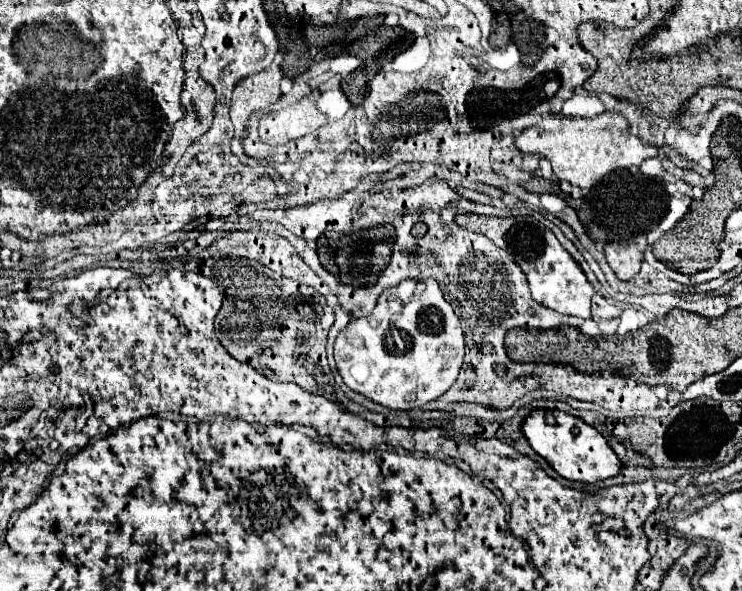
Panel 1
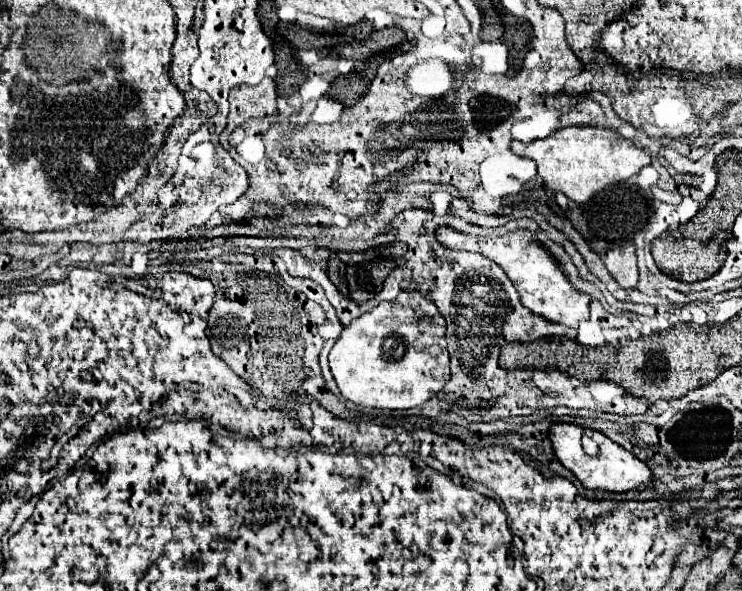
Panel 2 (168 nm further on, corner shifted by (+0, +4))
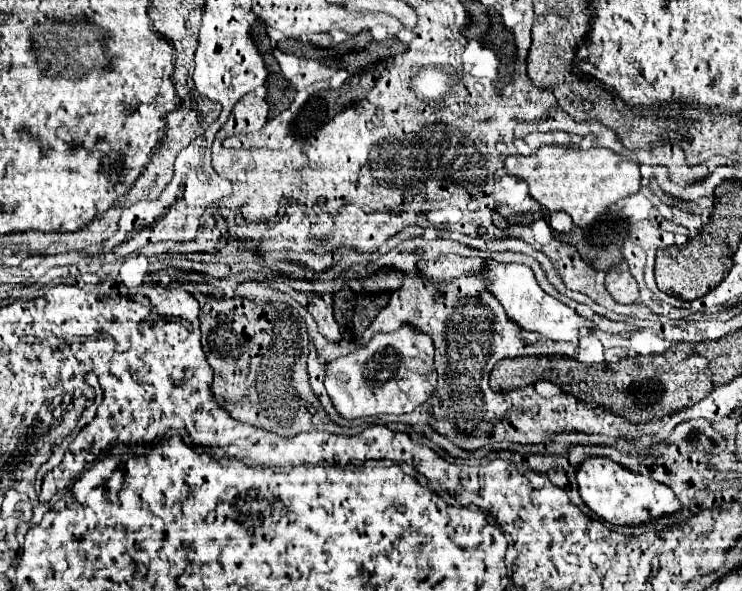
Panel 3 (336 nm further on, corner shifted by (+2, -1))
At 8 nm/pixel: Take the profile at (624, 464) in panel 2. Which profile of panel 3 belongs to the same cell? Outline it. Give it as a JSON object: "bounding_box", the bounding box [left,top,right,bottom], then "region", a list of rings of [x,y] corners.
{"bounding_box":[577,457,683,525],"region":[[[587,457],[577,469],[577,483],[585,505],[613,525],[647,523],[653,517],[673,513],[683,507],[667,485],[641,473],[635,473],[609,457]]]}

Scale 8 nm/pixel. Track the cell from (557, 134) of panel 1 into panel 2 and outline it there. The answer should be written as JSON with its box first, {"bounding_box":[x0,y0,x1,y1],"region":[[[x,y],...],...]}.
{"bounding_box":[511,126,651,204],"region":[[[569,126],[531,144],[513,140],[511,150],[517,156],[531,158],[537,164],[545,188],[553,192],[563,192],[569,200],[577,204],[587,204],[593,194],[639,174],[639,170],[651,162],[649,154],[645,154],[633,142],[621,138],[617,132],[593,126]]]}

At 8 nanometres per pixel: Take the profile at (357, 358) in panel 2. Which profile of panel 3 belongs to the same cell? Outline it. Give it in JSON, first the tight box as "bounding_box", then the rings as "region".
{"bounding_box":[325,323,437,421],"region":[[[405,323],[405,327],[399,327],[397,331],[373,335],[373,339],[367,345],[359,345],[353,353],[331,361],[327,365],[325,389],[333,399],[335,409],[349,421],[359,417],[373,417],[373,415],[379,417],[387,413],[393,413],[393,415],[411,413],[413,409],[423,405],[437,389],[437,371],[435,371],[433,357],[435,357],[433,339],[429,339],[429,335],[423,335],[413,325]]]}

